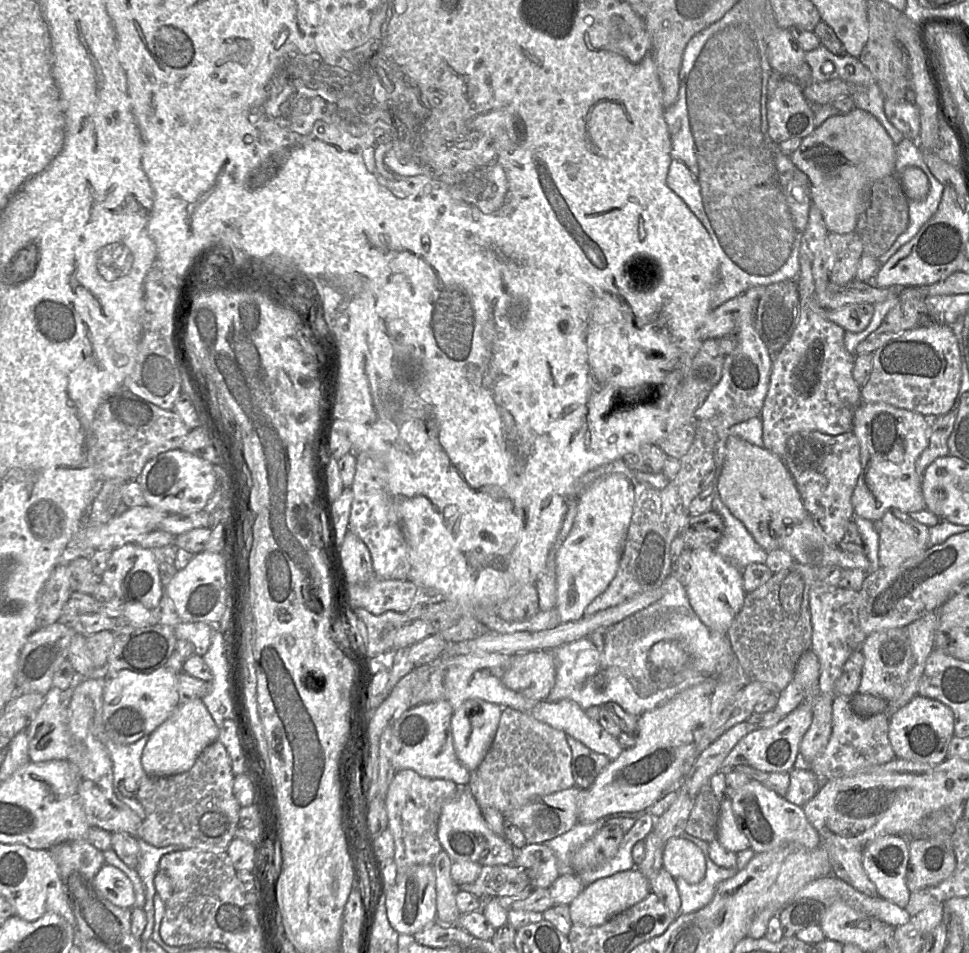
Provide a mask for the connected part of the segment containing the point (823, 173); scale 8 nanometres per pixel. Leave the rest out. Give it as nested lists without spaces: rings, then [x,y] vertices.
[[[857,108],[831,116],[802,139],[790,158],[808,177],[812,204],[820,210],[829,233],[855,231],[859,216],[868,207],[874,183],[895,173],[895,150],[896,144],[881,123]]]

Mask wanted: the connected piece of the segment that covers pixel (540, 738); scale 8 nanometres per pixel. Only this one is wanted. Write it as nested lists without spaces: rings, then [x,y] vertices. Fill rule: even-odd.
[[[503,709],[491,746],[476,770],[475,800],[478,805],[493,807],[503,814],[534,798],[574,787],[572,753],[566,736],[529,713]]]

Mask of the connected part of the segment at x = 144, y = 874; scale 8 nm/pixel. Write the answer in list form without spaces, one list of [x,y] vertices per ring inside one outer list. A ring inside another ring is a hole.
[[[139,839],[139,847],[139,862],[136,870],[144,883],[147,900],[151,900],[152,895],[156,893],[154,879],[159,871],[162,856],[171,852],[185,850],[185,847],[181,845],[155,847],[142,839]]]

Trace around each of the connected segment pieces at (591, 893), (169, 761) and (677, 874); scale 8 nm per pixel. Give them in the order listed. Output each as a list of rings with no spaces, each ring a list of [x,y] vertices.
[[[637,869],[615,873],[585,886],[583,891],[569,904],[573,924],[600,926],[615,915],[645,899],[651,893],[650,881]]]
[[[203,699],[180,704],[169,718],[149,735],[141,764],[147,775],[164,777],[184,773],[192,768],[201,752],[218,740],[220,728],[215,724]]]
[[[672,837],[664,844],[663,868],[675,879],[681,878],[689,884],[701,882],[706,874],[706,857],[698,845],[681,837]]]

